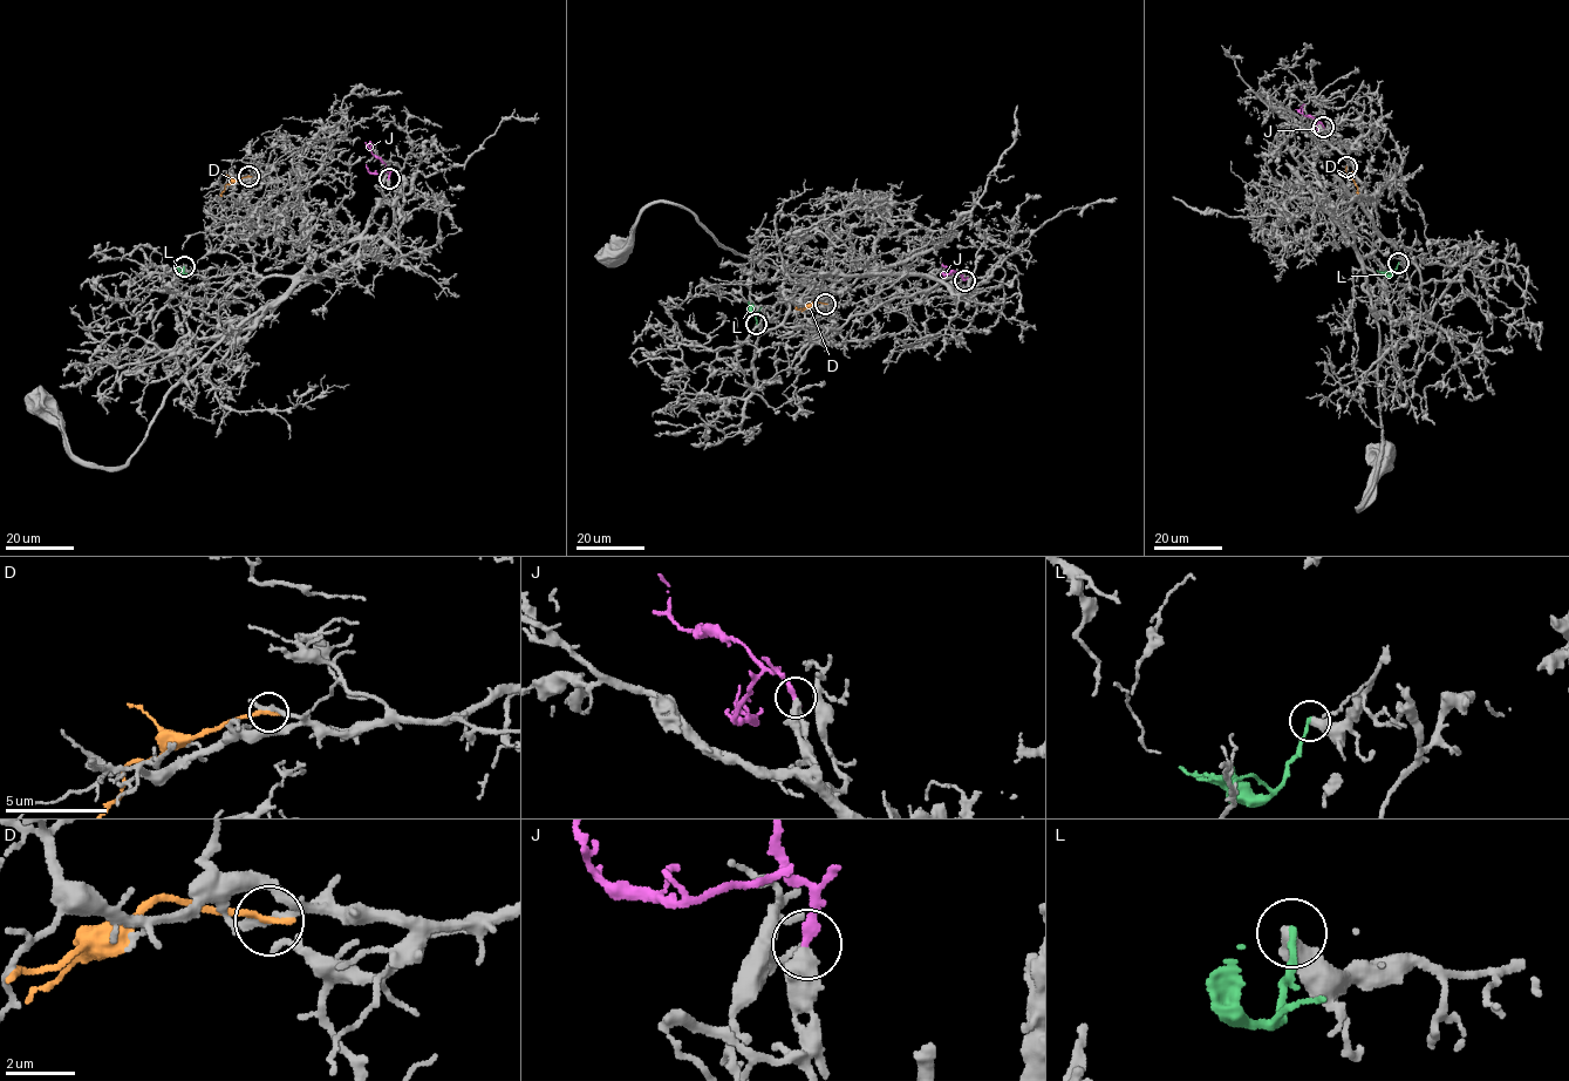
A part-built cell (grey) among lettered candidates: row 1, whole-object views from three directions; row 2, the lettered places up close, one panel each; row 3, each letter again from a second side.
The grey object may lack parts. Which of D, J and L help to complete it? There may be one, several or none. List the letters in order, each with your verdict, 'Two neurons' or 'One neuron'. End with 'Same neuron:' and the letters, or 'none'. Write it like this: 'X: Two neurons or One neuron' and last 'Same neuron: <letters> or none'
D: Two neurons
J: One neuron
L: Two neurons
Same neuron: J

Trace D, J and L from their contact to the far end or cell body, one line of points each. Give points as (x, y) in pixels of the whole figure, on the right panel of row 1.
D: (1345, 167), (1345, 174), (1353, 181), (1356, 192)
J: (1323, 127), (1300, 113), (1304, 103)
L: (1398, 263), (1391, 276), (1376, 270)

